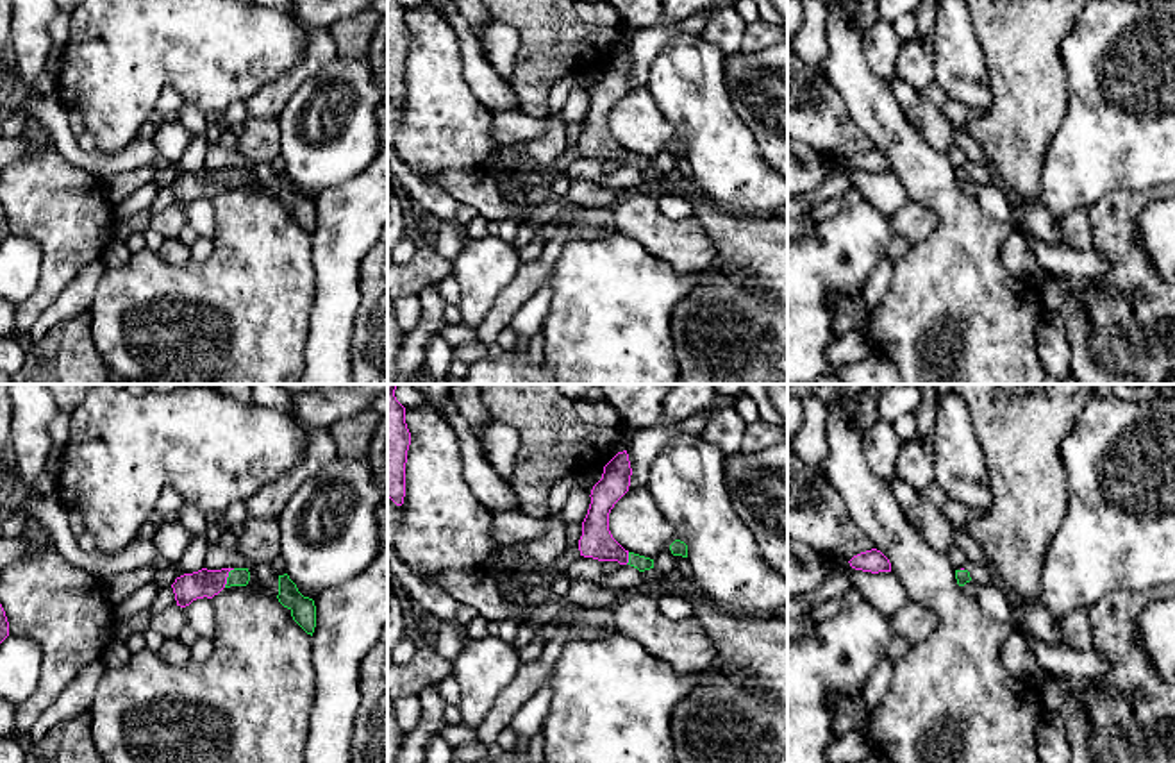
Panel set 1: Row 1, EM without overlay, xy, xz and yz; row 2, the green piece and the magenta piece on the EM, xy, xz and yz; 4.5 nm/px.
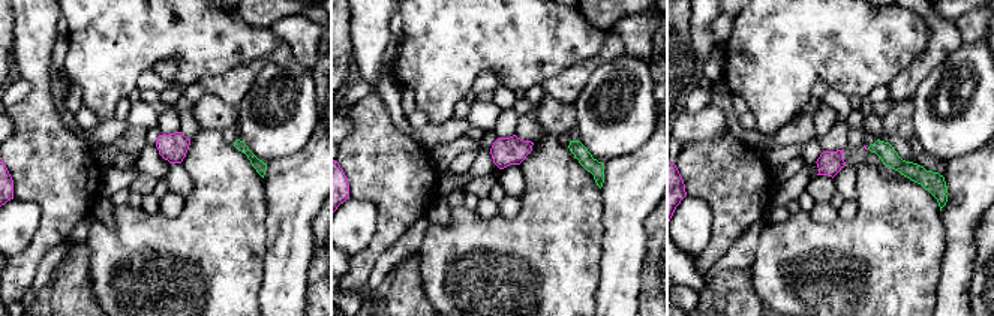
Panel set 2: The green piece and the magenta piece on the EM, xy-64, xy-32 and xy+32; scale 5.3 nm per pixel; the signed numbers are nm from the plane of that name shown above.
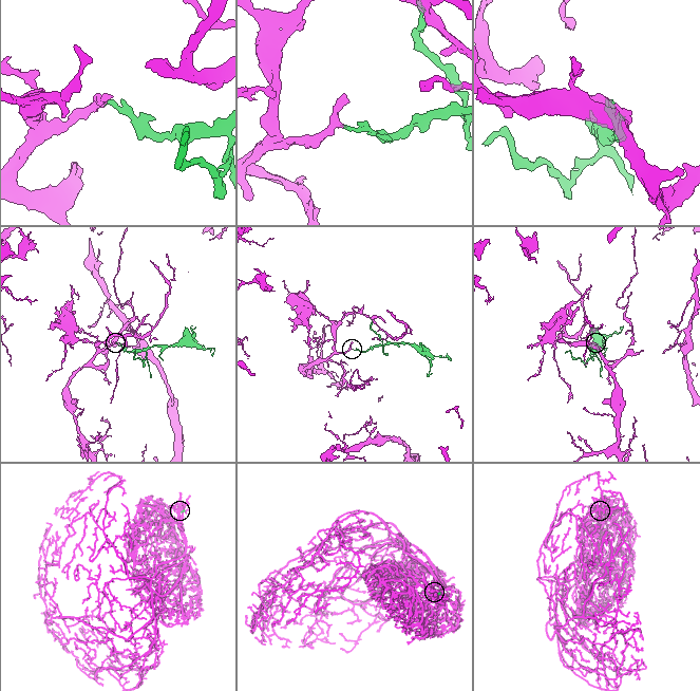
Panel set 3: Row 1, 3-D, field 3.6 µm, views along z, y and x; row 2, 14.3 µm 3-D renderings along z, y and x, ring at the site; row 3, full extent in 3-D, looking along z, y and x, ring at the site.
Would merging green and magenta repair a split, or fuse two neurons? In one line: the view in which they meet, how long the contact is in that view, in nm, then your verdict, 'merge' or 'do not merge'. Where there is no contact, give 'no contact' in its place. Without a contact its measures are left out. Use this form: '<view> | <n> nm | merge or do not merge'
xy | 100 nm | merge

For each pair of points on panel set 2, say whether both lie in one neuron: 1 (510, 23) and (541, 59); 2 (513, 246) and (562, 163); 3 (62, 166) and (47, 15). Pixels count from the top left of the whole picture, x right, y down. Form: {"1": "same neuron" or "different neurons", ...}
{"1": "same neuron", "2": "same neuron", "3": "same neuron"}

